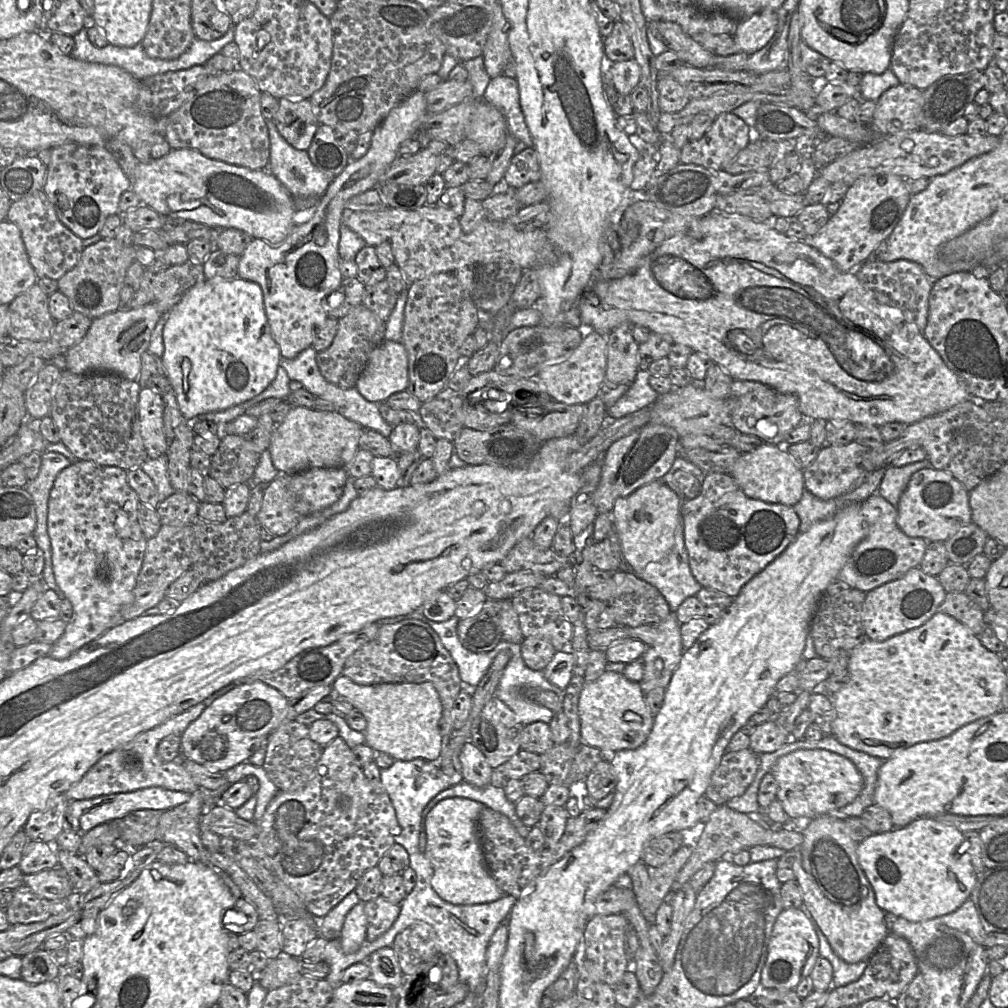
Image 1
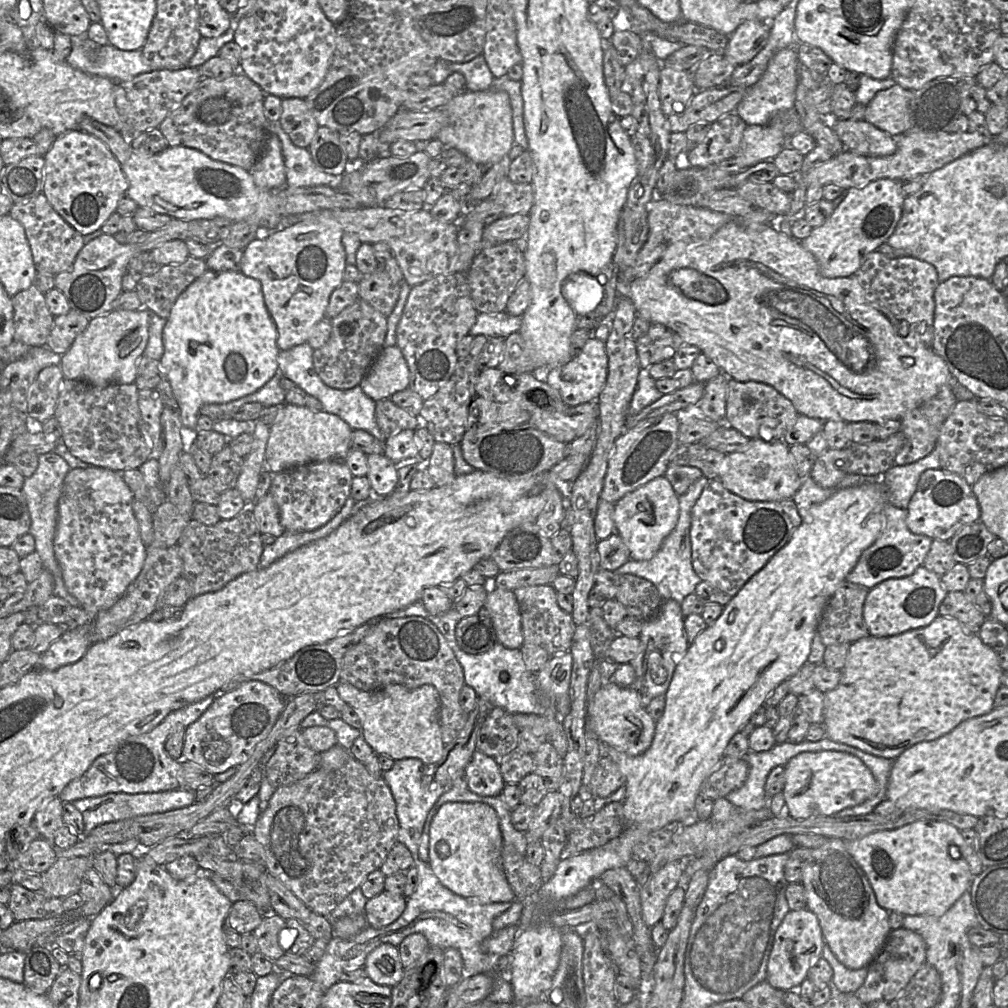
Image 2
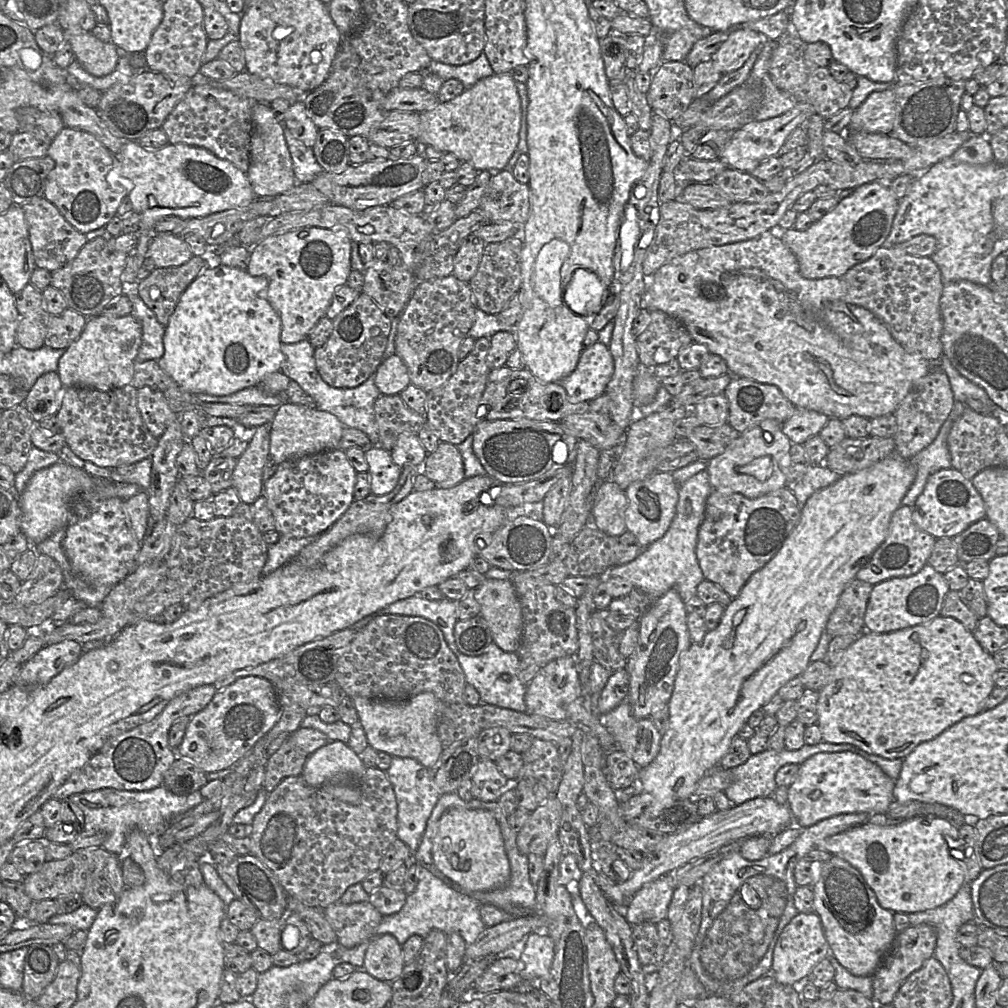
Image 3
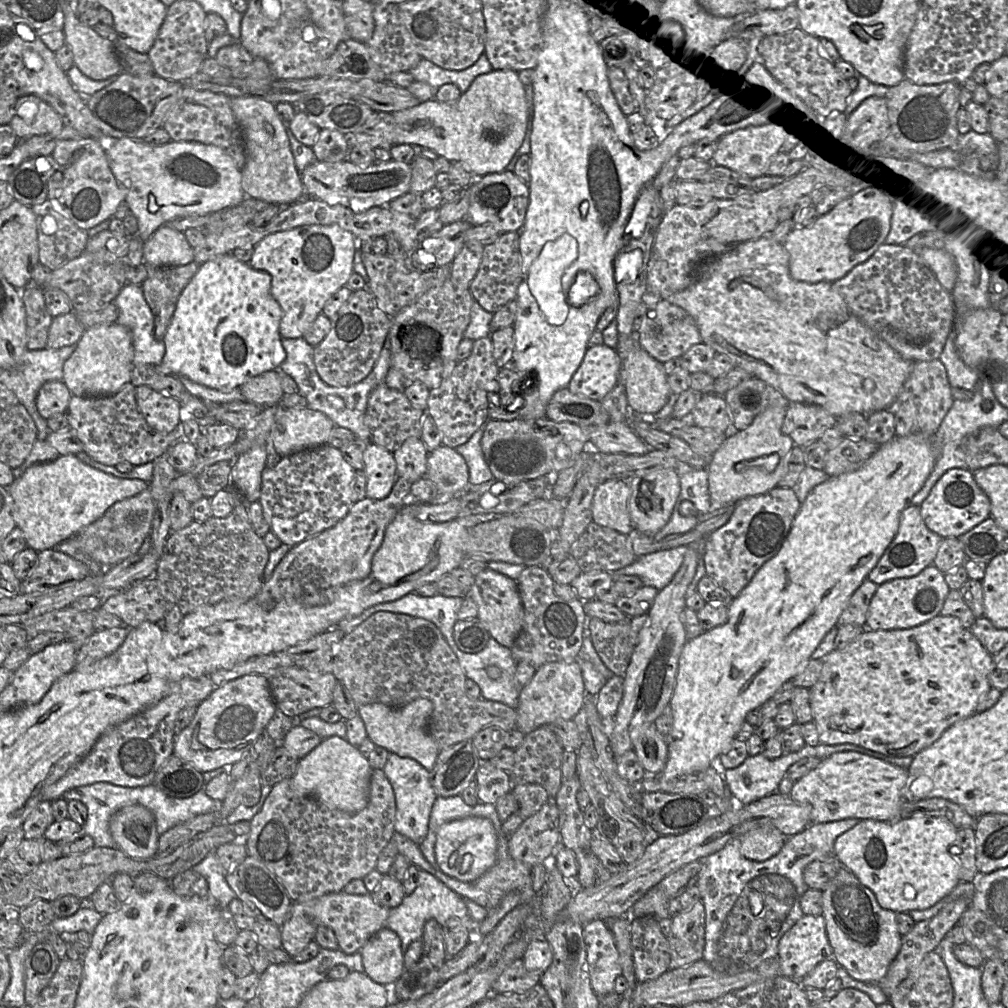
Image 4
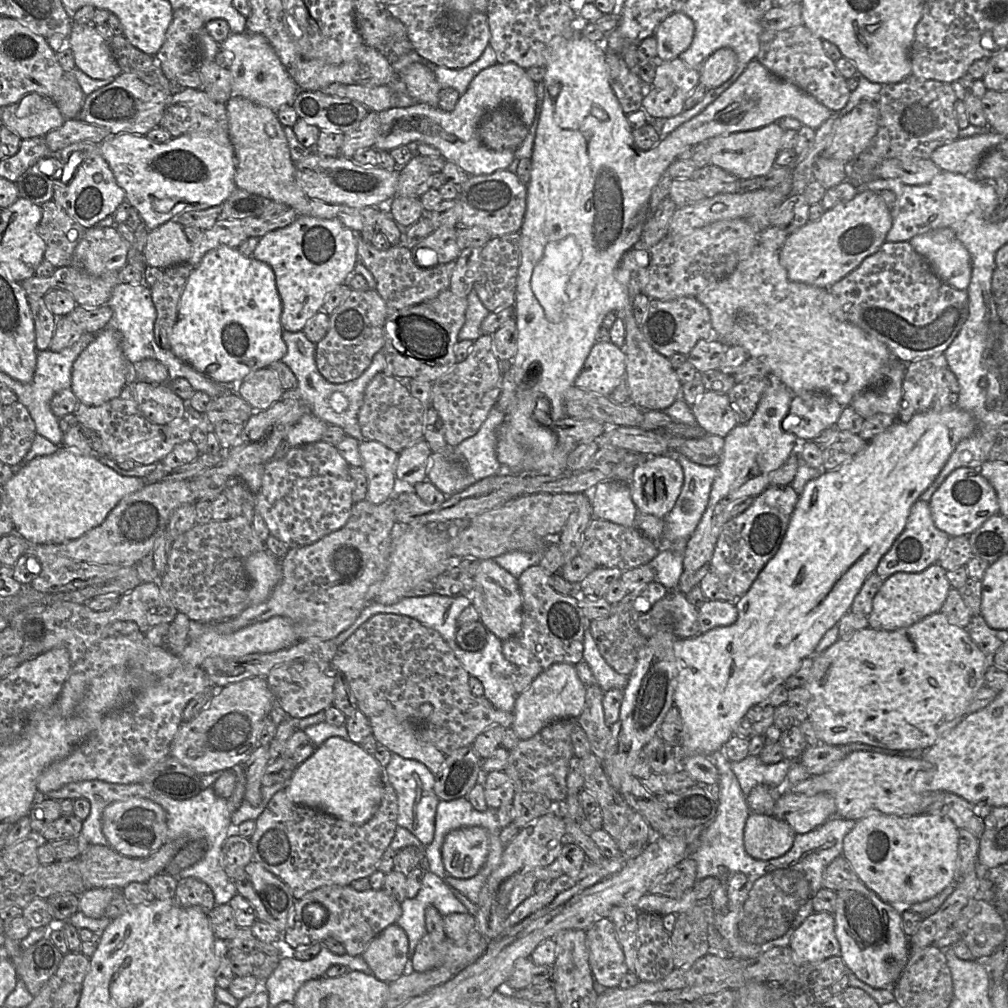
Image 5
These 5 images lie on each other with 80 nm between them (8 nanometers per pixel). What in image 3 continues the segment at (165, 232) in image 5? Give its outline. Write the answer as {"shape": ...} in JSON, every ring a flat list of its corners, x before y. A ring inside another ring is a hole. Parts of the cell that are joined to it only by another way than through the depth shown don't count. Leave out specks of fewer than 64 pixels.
{"shape":[[171,232,157,233,146,252,159,267,177,267,186,263,192,256,187,243,182,237]]}

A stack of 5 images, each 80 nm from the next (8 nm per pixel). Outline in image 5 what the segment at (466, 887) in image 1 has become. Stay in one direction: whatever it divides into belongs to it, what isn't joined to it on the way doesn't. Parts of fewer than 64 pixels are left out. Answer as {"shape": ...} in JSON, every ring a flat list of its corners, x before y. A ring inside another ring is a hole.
{"shape":[[479,826,452,830,445,836,441,851,448,874,458,879,471,878,487,859,488,831]]}

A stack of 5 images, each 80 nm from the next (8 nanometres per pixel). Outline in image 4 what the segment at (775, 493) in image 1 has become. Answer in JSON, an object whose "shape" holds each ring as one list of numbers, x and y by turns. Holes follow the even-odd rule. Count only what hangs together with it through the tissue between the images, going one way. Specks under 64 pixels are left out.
{"shape":[[771,407,755,417,750,426,741,431,731,431,721,447,713,454,708,465,709,491,711,496,710,511,715,511,736,503,739,500,764,494,779,486,786,473,786,458,795,446,789,435,782,432,787,408],[777,454,779,461,773,472,766,471,761,466,750,466,743,471,737,471,736,465,755,460,760,457]]}

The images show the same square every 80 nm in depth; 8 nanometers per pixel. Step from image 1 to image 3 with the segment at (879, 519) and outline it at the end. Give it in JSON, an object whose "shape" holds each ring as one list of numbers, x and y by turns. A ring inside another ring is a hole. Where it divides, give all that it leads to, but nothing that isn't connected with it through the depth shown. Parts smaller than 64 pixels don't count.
{"shape":[[901,505,894,511,885,540,873,552,869,560,858,570,855,578,876,585,894,577,911,576,927,563,936,538,920,529,912,518,913,508]]}

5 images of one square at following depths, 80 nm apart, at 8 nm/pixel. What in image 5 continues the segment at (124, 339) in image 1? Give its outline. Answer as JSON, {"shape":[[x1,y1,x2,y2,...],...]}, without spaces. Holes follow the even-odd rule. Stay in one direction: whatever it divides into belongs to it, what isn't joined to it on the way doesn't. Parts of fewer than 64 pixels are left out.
{"shape":[[103,328,74,361,70,389,80,403,99,406,118,397,125,384,126,357,121,347,120,334,112,328]]}

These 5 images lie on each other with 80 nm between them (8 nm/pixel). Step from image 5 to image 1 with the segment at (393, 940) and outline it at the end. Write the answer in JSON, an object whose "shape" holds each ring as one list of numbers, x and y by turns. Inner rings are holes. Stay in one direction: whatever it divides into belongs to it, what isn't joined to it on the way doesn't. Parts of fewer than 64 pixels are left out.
{"shape":[[383,947,374,951,367,959,370,968,370,979,381,986,394,988,402,979,396,954,391,947]]}

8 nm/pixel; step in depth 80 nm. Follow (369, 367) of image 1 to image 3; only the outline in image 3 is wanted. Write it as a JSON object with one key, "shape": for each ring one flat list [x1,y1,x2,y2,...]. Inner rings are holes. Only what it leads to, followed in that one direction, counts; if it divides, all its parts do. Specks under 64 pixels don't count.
{"shape":[[397,354,382,360,374,373,374,381,381,395,399,394,410,384,407,367]]}

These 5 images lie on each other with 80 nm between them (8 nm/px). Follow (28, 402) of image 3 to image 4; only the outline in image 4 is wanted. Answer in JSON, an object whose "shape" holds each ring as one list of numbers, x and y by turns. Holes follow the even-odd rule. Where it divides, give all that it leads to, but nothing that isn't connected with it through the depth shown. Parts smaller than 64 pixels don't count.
{"shape":[[63,381,46,382,36,396,37,410,44,419,66,413,71,396,70,390]]}

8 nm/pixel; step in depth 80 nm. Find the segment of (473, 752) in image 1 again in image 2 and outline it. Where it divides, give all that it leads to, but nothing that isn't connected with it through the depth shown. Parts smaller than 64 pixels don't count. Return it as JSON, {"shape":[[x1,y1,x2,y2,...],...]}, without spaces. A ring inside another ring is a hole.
{"shape":[[475,750,464,771,468,789,481,796,497,796,506,784,499,764,492,757,478,750]]}

